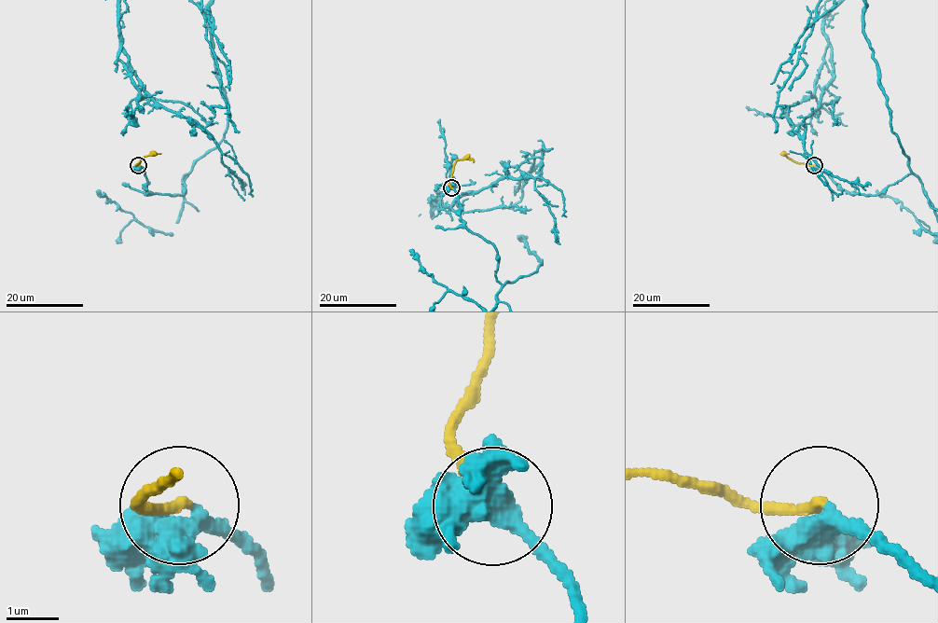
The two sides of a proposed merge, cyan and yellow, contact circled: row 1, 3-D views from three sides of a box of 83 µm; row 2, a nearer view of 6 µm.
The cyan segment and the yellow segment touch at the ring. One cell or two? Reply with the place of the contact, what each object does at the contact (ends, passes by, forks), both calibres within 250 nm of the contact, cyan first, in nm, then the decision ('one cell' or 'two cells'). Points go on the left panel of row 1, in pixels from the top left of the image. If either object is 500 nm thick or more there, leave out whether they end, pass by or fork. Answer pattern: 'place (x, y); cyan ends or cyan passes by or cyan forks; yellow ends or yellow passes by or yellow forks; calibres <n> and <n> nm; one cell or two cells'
place (138, 165); cyan passes by; yellow ends; calibres 320 and 220 nm; one cell

